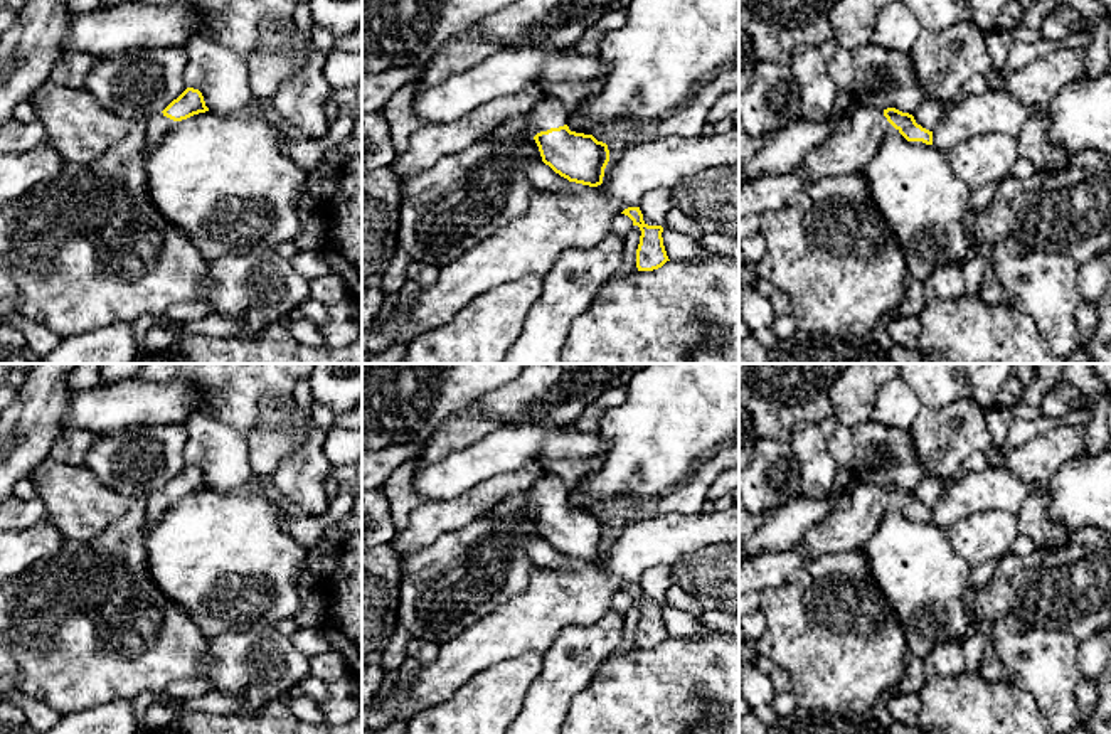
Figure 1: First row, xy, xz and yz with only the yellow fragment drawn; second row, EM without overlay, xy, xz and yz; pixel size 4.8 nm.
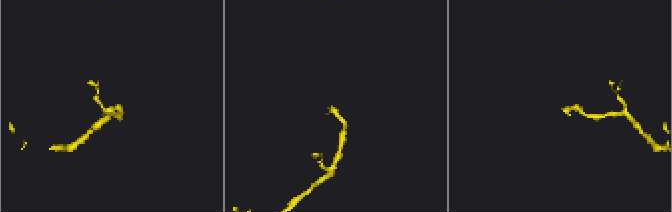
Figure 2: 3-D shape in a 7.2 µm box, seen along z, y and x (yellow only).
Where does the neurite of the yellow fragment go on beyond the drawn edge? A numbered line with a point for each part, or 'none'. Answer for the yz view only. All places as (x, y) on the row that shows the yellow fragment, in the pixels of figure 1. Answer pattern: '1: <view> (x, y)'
1: yz (855, 142)

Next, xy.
1: xy (157, 125)

